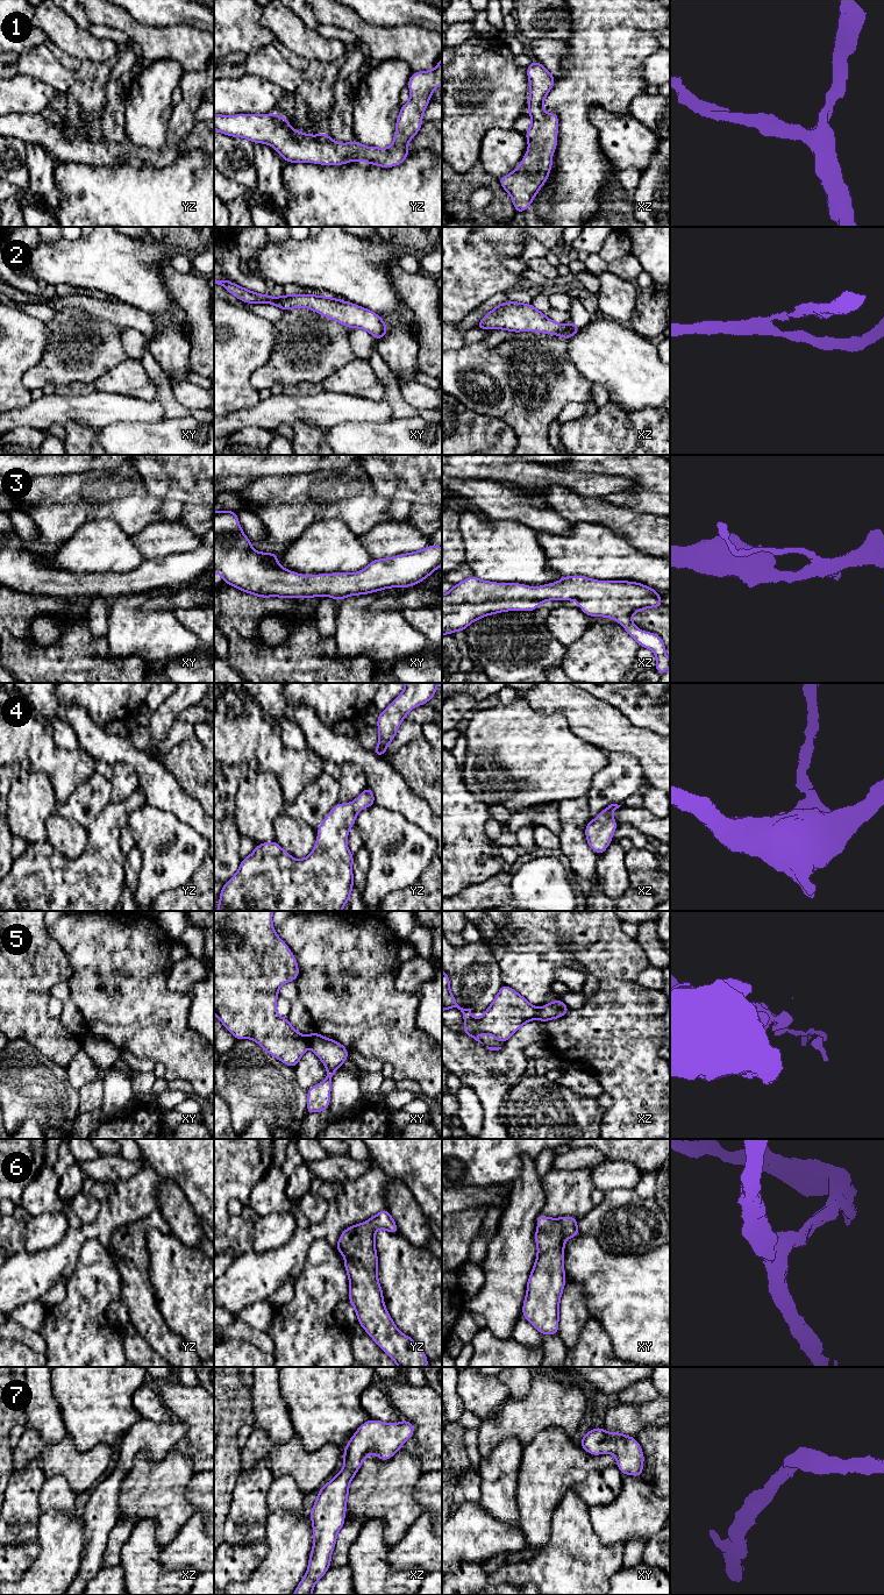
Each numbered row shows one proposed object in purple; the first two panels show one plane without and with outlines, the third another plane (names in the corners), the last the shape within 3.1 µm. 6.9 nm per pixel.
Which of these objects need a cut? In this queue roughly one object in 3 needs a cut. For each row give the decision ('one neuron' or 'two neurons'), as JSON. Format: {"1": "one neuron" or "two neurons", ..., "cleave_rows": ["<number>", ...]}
{"1": "one neuron", "2": "one neuron", "3": "one neuron", "4": "one neuron", "5": "two neurons", "6": "one neuron", "7": "one neuron", "cleave_rows": ["5"]}

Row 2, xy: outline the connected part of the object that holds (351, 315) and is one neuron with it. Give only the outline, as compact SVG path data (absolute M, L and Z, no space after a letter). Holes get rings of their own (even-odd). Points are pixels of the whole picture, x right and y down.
M214 279L214 283L224 287L241 301L248 304L271 304L283 311L301 307L309 308L349 329L362 328L369 332L377 341L383 339L387 333L387 325L382 320L380 315L344 300L316 294L283 294L275 298L270 294L252 292L229 280Z

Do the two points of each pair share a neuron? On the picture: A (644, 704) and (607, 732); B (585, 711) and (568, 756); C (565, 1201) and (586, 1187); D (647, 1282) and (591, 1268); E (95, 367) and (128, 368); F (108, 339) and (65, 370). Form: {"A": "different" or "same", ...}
{"A": "different", "B": "different", "C": "same", "D": "same", "E": "different", "F": "same"}

